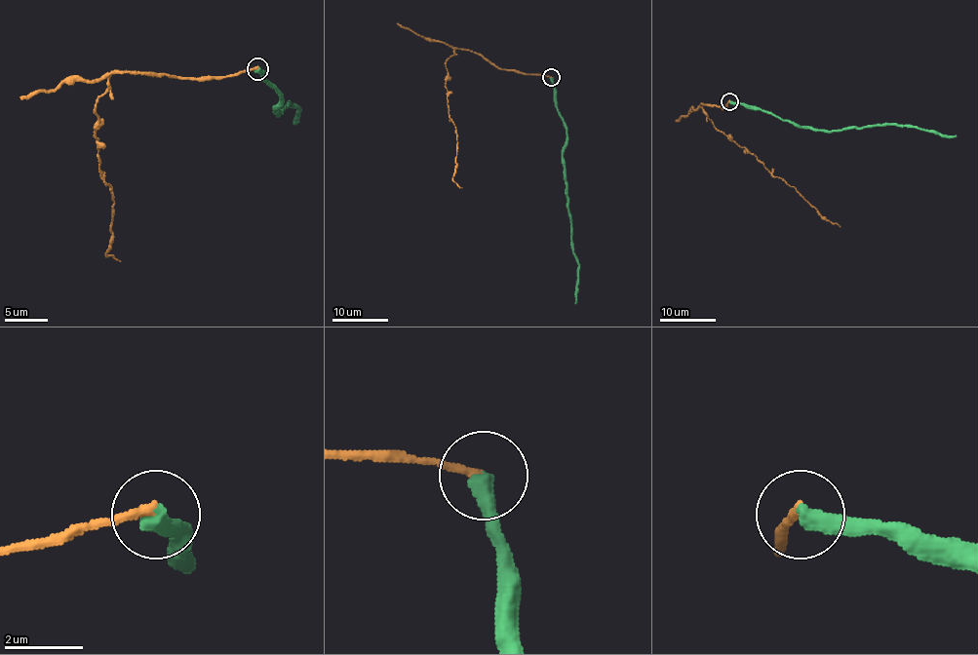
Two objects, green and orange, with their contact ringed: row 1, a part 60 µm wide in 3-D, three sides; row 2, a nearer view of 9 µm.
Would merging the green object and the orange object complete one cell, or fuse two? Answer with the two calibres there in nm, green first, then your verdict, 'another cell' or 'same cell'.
480 nm thick on the green side, 220 nm on the other; another cell

